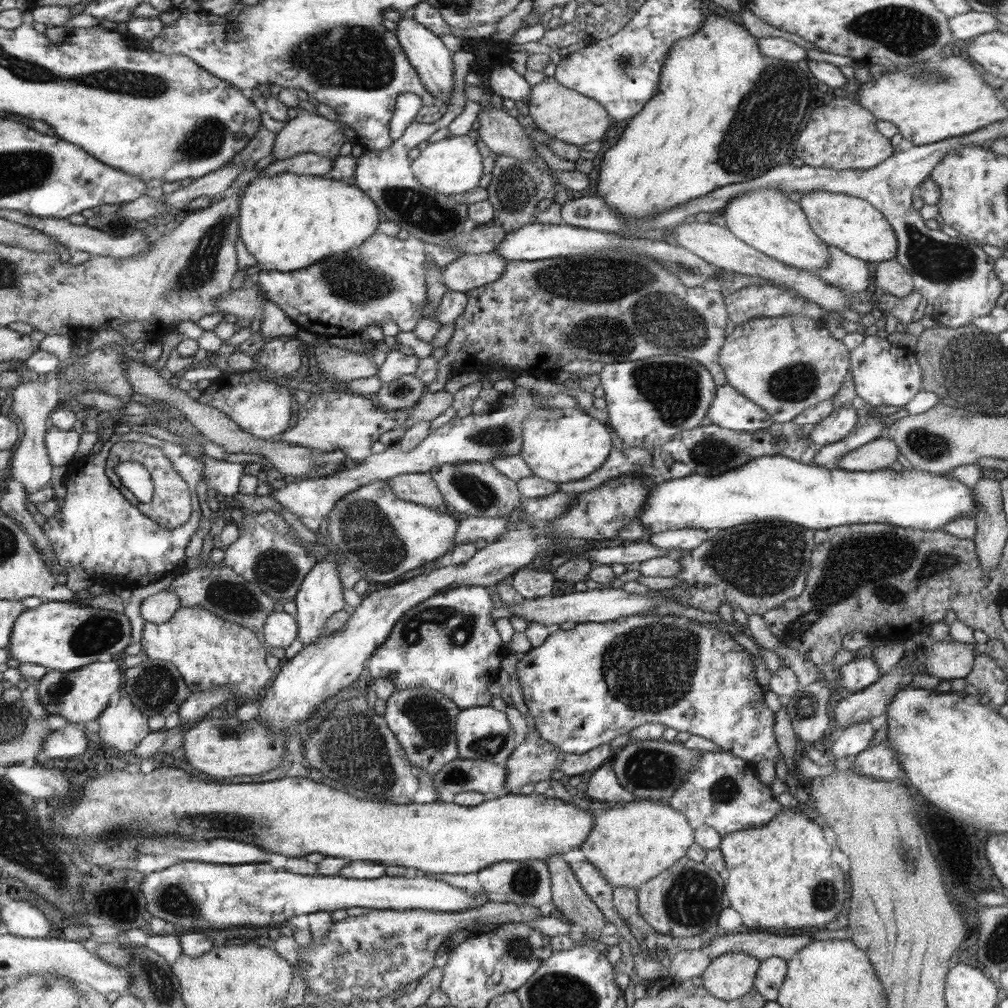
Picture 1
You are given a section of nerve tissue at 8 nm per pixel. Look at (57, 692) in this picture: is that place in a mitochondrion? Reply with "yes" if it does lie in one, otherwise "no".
yes

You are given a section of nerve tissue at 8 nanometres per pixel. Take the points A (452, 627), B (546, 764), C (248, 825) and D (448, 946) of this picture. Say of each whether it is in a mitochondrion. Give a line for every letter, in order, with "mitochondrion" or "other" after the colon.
A: mitochondrion
B: other
C: mitochondrion
D: other

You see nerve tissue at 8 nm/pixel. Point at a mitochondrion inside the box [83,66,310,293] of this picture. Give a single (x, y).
(207, 137)

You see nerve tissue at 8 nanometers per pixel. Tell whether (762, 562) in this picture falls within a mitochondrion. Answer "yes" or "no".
yes

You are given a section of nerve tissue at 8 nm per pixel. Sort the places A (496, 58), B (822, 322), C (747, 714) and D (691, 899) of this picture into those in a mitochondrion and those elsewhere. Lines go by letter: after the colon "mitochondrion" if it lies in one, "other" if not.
A: other
B: other
C: other
D: mitochondrion

